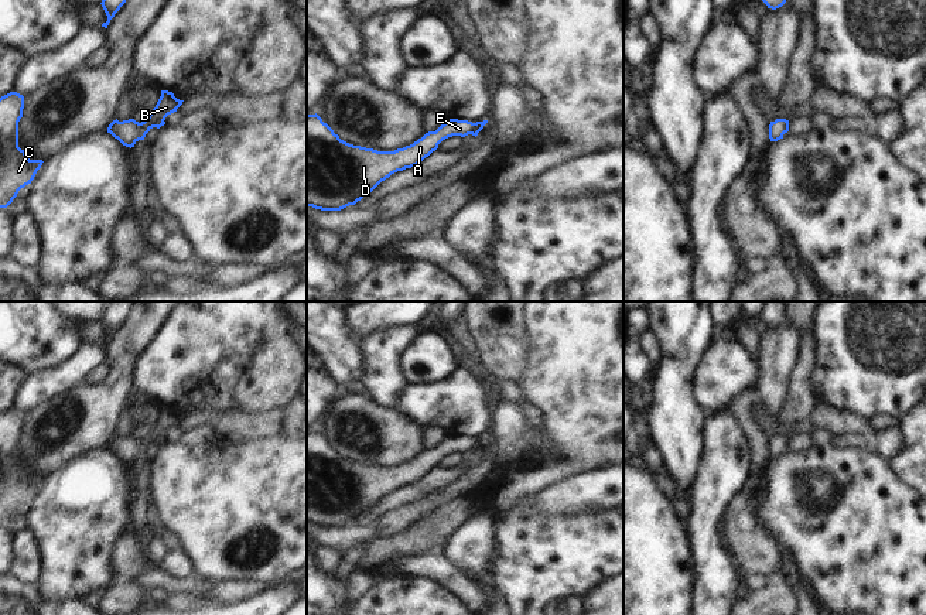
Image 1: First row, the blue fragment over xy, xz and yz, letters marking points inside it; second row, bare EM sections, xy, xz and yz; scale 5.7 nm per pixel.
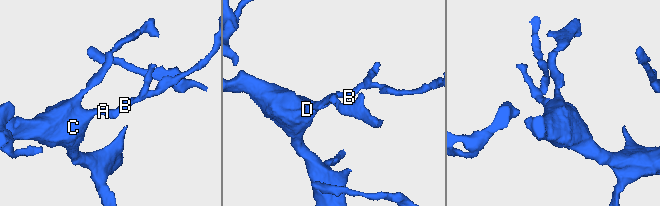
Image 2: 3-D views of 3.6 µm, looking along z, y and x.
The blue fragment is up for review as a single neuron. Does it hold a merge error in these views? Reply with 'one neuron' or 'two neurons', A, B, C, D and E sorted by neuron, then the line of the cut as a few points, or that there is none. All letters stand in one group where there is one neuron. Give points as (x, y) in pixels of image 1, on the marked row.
one neuron; groups A B C D E; cut none

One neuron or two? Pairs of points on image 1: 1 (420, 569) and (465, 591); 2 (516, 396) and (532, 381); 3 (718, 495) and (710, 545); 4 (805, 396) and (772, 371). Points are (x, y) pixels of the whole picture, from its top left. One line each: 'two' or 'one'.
1: one
2: two
3: one
4: two

